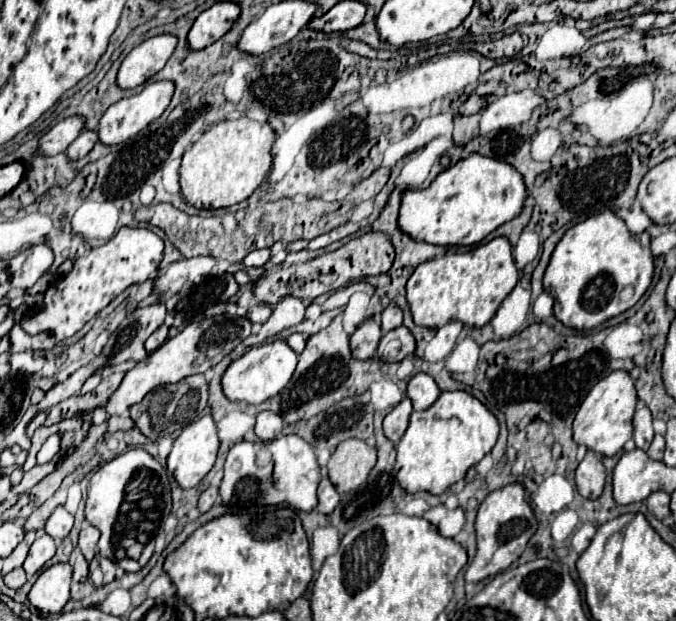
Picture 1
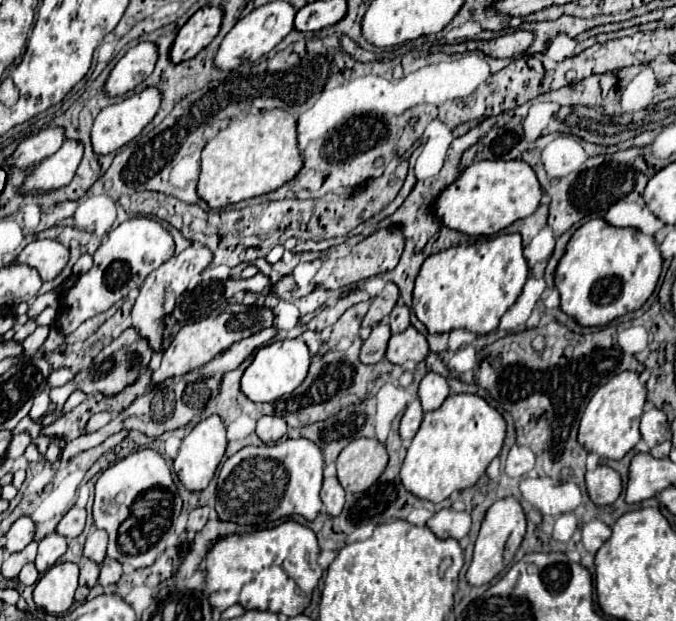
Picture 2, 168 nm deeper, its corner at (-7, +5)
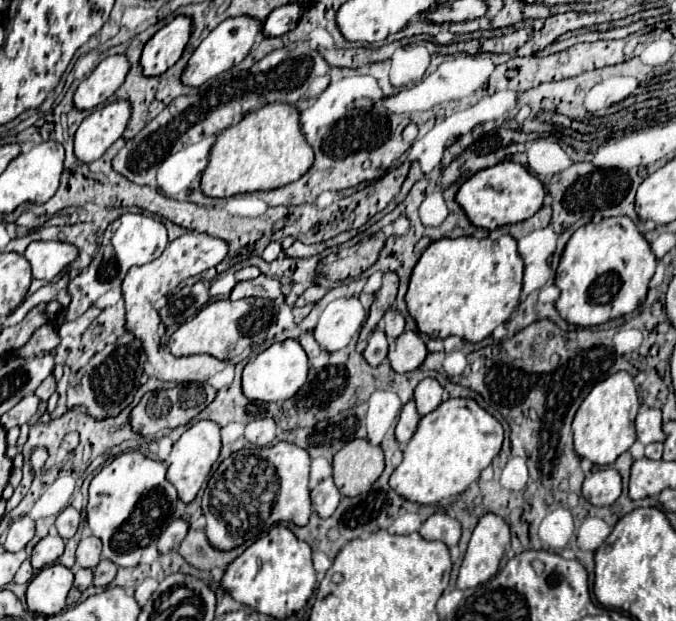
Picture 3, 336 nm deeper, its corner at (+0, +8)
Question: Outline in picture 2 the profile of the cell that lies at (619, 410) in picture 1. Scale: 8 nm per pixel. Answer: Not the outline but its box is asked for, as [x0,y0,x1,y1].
[578,371,646,461]

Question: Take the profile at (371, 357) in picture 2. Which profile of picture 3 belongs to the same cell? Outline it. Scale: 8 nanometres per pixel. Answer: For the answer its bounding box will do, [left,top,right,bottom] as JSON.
[363,330,387,366]

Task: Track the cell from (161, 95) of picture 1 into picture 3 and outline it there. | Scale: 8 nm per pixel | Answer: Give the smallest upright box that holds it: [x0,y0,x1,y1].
[75,100,131,162]

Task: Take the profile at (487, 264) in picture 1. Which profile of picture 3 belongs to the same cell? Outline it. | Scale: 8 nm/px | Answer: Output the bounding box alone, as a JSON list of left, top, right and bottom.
[405,234,523,342]

